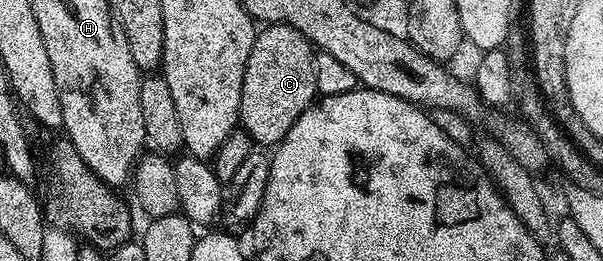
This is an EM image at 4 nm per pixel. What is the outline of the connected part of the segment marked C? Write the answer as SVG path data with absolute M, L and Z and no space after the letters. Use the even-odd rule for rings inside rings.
M265 24L258 31L255 42L251 46L251 54L245 63L243 74L243 94L241 95L241 114L239 124L243 131L253 139L254 145L276 146L291 130L291 126L309 108L319 93L315 86L315 49L309 39L289 24Z

